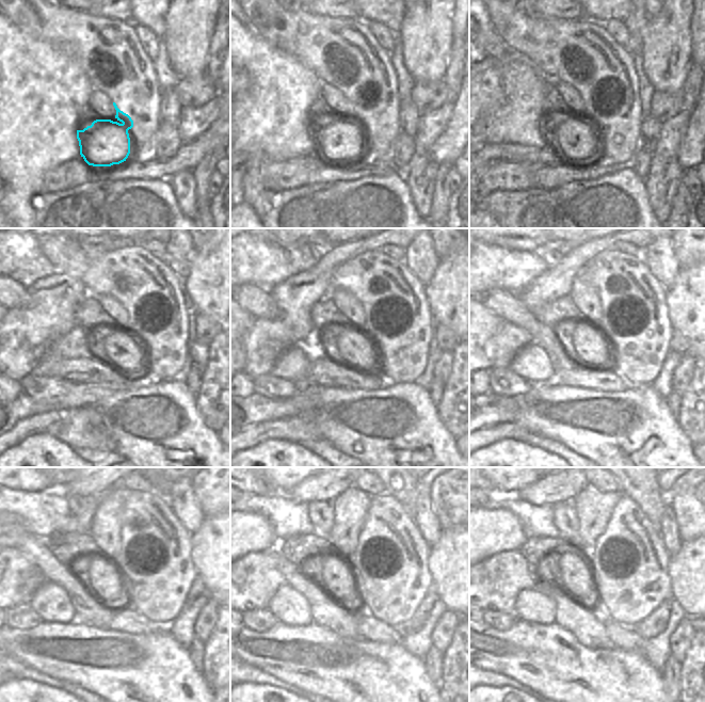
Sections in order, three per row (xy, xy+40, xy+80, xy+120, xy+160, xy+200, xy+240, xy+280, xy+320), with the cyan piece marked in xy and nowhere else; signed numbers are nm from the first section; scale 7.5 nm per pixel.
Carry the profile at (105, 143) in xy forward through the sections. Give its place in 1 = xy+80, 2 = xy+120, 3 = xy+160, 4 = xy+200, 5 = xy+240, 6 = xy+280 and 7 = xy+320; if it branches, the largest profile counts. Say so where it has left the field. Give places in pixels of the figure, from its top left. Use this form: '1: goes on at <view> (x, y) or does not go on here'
1: goes on at xy+80 (578, 138)
2: goes on at xy+120 (121, 353)
3: goes on at xy+160 (356, 350)
4: goes on at xy+200 (592, 349)
5: goes on at xy+240 (105, 586)
6: goes on at xy+280 (338, 581)
7: goes on at xy+320 (570, 571)

